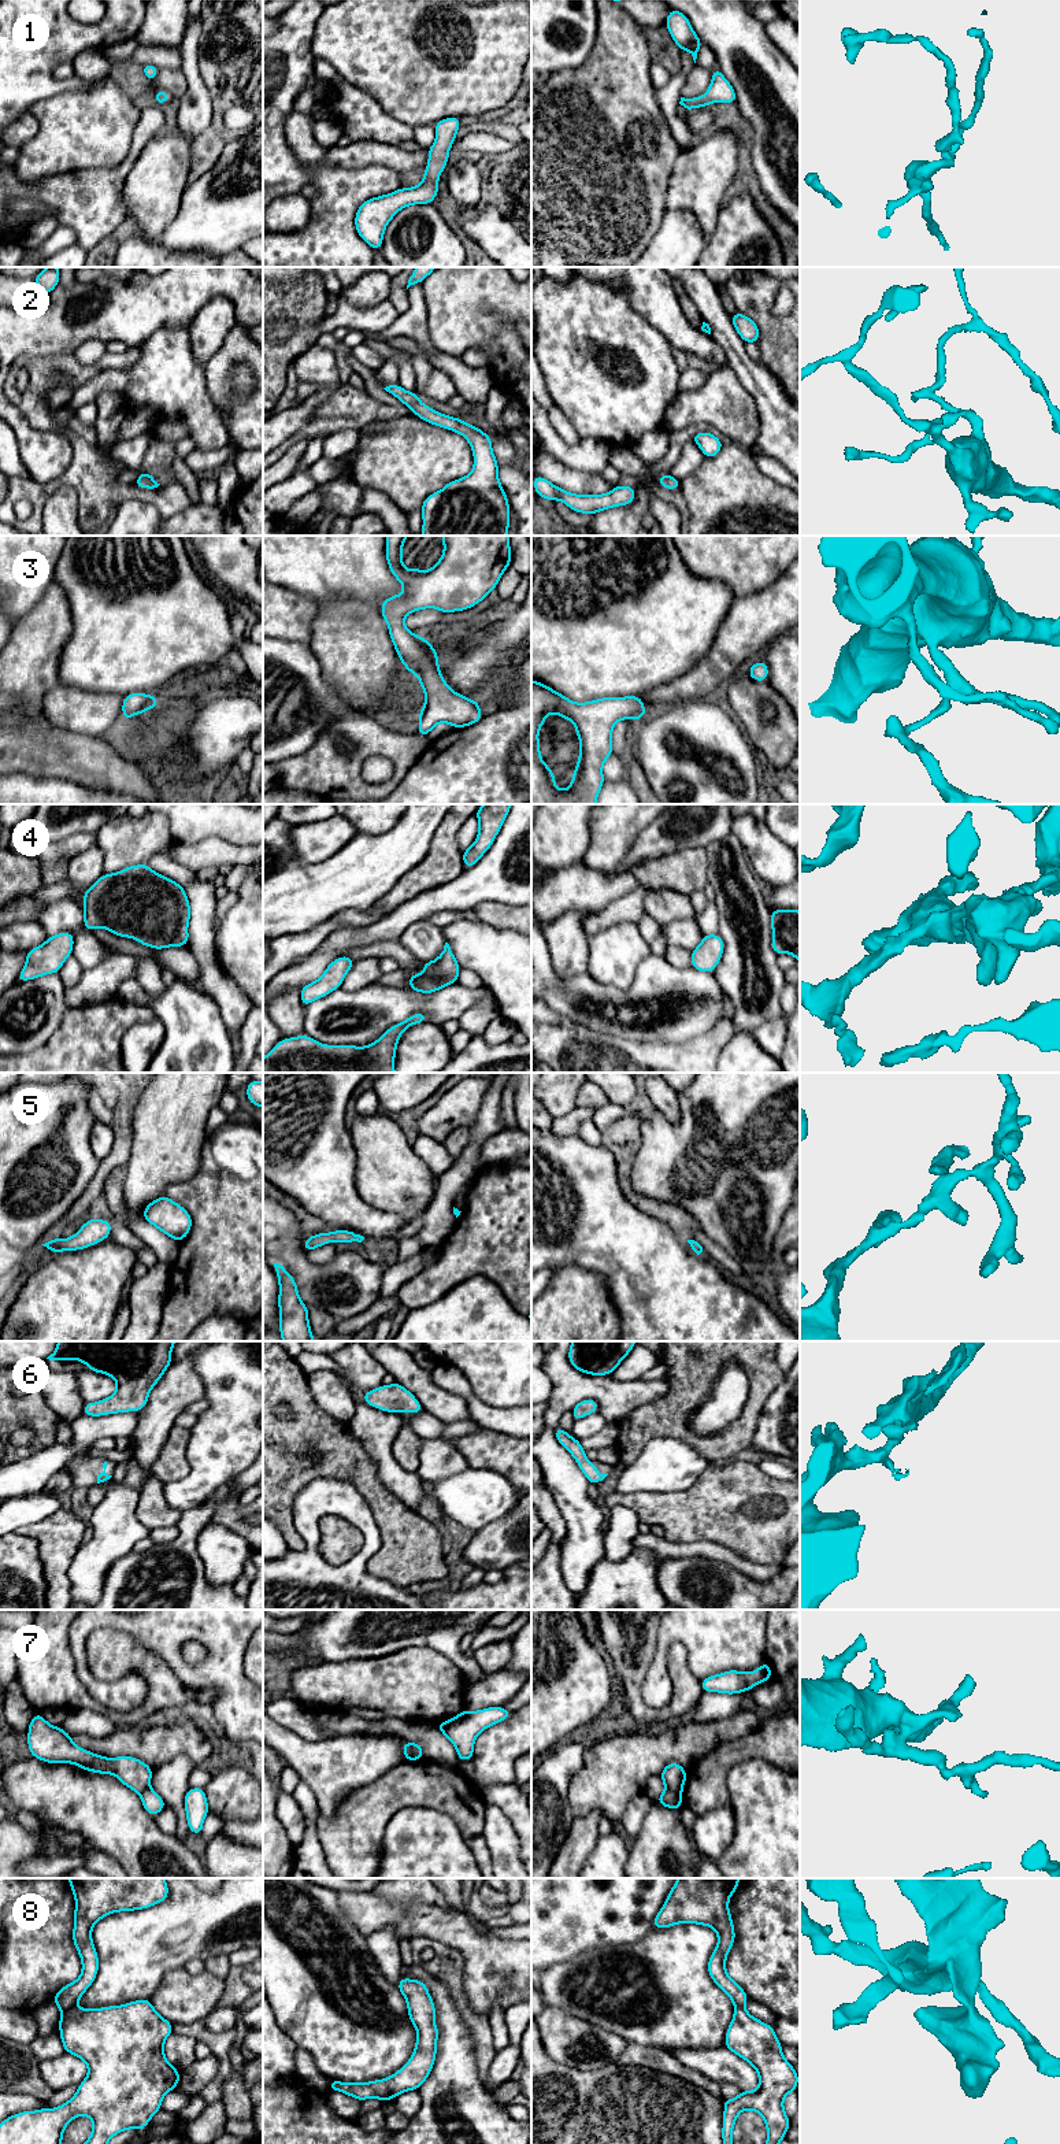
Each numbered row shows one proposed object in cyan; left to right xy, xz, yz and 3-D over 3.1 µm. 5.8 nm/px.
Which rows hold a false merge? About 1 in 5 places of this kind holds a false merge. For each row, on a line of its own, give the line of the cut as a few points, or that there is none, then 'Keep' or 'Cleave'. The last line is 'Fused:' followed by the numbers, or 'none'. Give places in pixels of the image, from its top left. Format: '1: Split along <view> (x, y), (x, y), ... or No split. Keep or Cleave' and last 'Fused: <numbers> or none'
1: No split. Keep
2: No split. Keep
3: No split. Keep
4: No split. Keep
5: No split. Keep
6: No split. Keep
7: Split along xz (410, 1743), (415, 1759). Cleave
8: Split along xy (74, 2004), (62, 2011). Cleave
Fused: 7, 8

